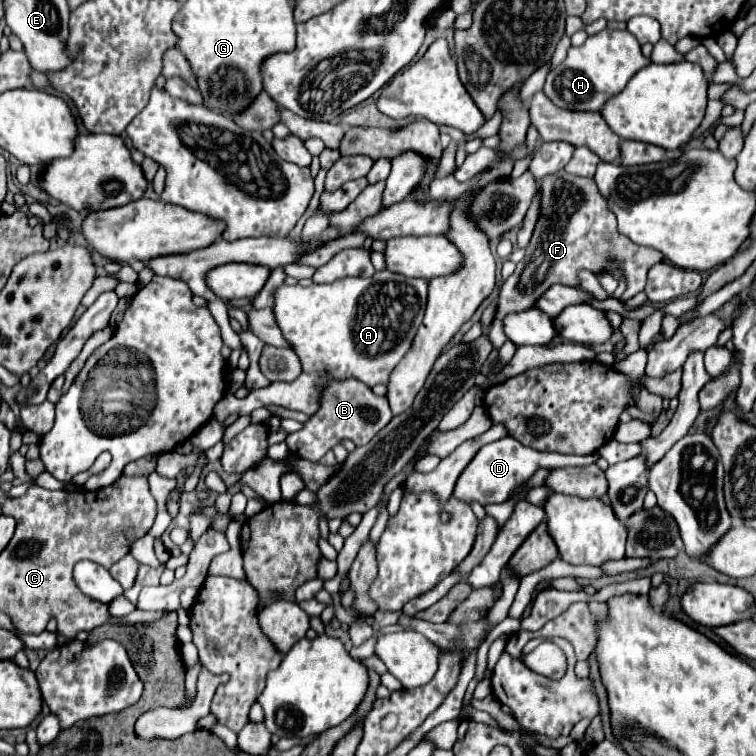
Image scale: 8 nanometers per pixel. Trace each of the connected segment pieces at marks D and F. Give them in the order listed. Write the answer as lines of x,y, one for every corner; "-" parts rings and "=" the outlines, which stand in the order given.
503,437
499,441
483,445
477,451
477,455
471,459
471,463
465,467
465,471
459,475
455,489
453,489
453,497
467,505
477,501
483,507
491,505
491,503
503,503
517,491
517,487
527,483
537,469
541,469
541,467
555,469
555,467
565,467
565,465
567,465
567,457
561,453
537,451
537,449
521,445
513,437
=
561,169
541,179
541,193
543,193
541,215
533,231
533,237
525,249
527,253
517,263
517,269
513,271
513,275
505,279
505,283
501,285
499,297
497,297
497,311
489,327
489,337
495,349
499,349
507,341
507,335
503,331
505,327
503,319
509,313
531,309
537,303
537,299
553,283
577,287
579,269
599,273
605,269
607,257
615,257
627,277
627,289
619,298
620,302
625,304
627,299
631,299
633,295
645,289
649,267
663,259
659,251
653,251
649,247
639,247
631,243
629,239
625,239
625,235
617,233
615,215
609,211
593,179
577,177

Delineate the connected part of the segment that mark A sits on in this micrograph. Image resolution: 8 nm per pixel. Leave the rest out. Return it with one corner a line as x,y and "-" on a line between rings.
377,271
369,279
341,279
337,283
329,285
281,285
275,293
275,315
277,325
281,327
285,339
289,339
293,351
299,355
303,365
303,375
299,375
293,383
271,383
265,387
265,399
245,399
241,401
243,411
241,415
249,415
253,409
263,407
261,403
271,403
267,391
285,391
285,407
303,411
307,415
313,415
317,411
319,403
319,391
323,387
323,375
331,379
345,379
355,377
367,383
369,387
377,383
387,383
389,373
393,367
401,361
401,357
407,353
413,335
417,333
417,327
423,321
423,311
427,305
427,279
409,279
399,273
391,271

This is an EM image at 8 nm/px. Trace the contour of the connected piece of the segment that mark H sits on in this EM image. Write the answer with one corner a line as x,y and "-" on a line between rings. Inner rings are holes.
609,31
587,37
579,47
571,47
567,59
553,71
549,71
543,93
563,109
571,111
601,111
603,105
623,91
625,83
643,67
651,63
651,57
641,53
641,45
629,31

